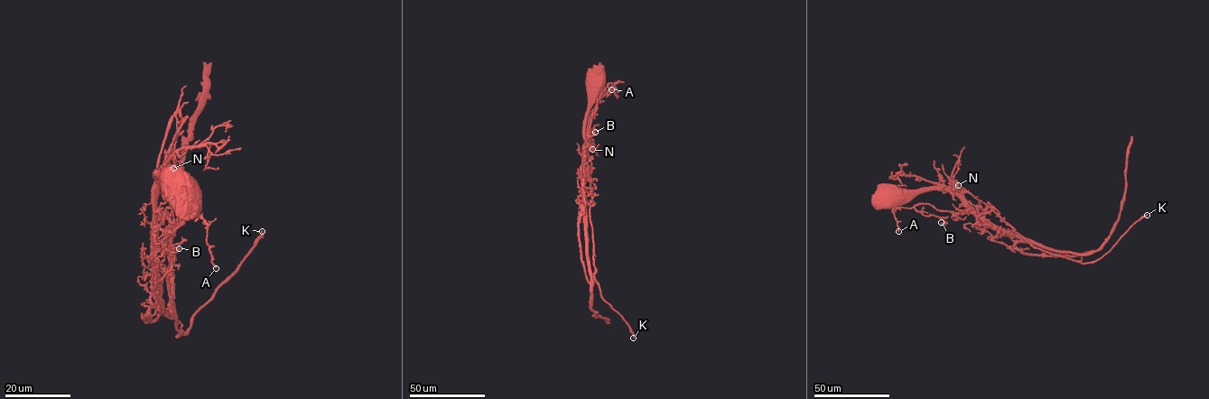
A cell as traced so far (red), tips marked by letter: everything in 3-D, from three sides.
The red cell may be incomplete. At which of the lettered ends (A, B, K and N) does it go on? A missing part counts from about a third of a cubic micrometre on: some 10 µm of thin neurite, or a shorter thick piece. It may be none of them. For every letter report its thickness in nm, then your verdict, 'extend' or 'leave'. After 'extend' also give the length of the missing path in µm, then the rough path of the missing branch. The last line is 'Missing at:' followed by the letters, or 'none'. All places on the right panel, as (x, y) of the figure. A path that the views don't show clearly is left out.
A: 280 nm | leave
B: 170 nm | leave
K: 320 nm | leave
N: 190 nm | leave
Missing at: none

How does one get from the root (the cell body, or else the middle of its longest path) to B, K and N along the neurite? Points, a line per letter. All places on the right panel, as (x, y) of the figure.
B: (890, 195), (952, 191), (967, 211), (914, 207), (941, 222)
K: (890, 195), (928, 190), (952, 191), (982, 217), (990, 207), (1033, 245), (1083, 263), (1100, 259), (1147, 215)
N: (890, 195), (948, 187), (958, 161), (953, 180), (958, 185)

